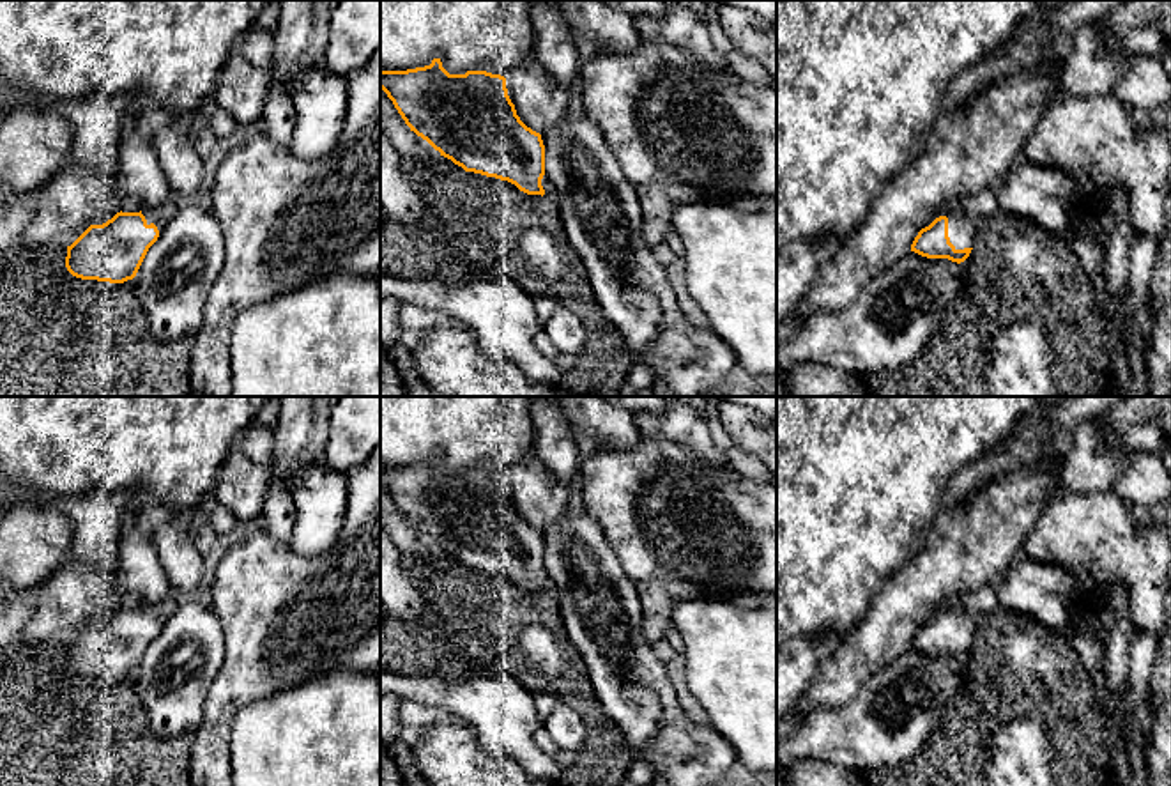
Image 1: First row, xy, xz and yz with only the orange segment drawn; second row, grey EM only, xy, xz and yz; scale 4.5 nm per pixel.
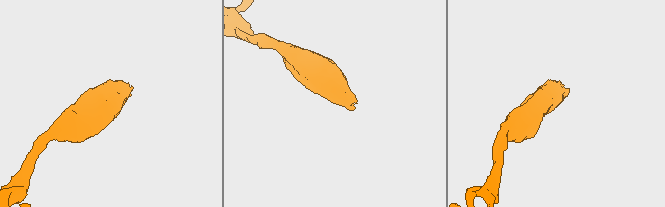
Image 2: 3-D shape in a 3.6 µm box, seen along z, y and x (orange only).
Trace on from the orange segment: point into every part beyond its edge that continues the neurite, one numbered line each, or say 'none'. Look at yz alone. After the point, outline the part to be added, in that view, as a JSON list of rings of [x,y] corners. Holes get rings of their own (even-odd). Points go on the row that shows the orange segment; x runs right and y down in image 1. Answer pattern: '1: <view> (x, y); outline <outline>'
1: yz (961, 227); outline [[[948,209],[941,211],[939,216],[948,218],[948,237],[955,250],[973,248],[976,220],[964,211],[953,212]]]

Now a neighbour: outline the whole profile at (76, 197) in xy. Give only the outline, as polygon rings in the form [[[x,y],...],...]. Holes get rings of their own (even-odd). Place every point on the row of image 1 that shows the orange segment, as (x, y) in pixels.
[[[65,165],[35,193],[35,216],[21,244],[71,246],[90,225],[103,225],[120,212],[122,196],[119,179],[108,179],[94,166]]]

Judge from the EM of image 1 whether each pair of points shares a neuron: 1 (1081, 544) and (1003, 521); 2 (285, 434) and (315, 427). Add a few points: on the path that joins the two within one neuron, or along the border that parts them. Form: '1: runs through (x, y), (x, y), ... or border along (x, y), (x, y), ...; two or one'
1: border along (1058, 496), (1046, 505), (1017, 553); two
2: runs through (292, 434), (308, 427); one

